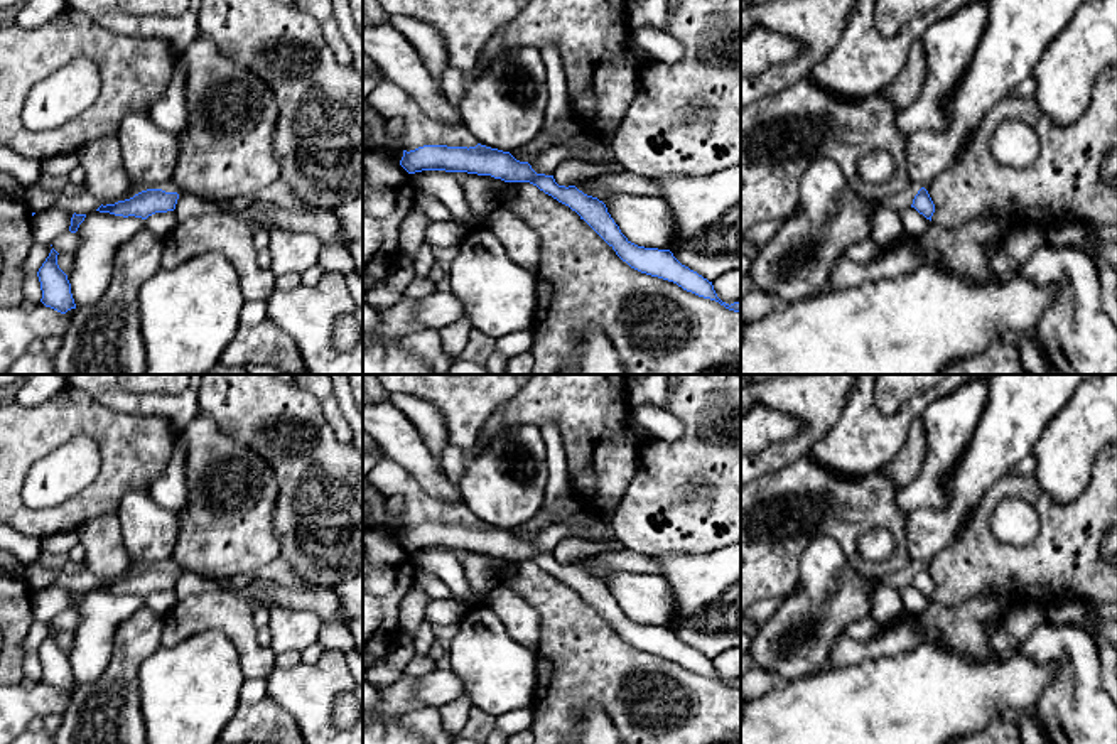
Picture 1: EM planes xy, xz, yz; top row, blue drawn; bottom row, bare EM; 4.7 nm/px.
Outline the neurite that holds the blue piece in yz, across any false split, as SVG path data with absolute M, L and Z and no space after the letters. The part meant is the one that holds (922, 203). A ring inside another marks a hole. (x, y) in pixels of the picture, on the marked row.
M925 187L918 191L918 194L913 199L911 208L915 208L920 214L923 214L926 219L931 221L931 216L935 213L935 204Z

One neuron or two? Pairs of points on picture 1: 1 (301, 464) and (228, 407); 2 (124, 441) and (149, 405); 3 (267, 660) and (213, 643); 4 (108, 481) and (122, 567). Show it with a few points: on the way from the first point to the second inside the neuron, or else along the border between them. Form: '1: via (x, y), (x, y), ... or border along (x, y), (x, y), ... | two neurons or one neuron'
1: via (282, 452), (247, 422) | one neuron
2: border along (103, 405), (122, 412), (151, 414), (171, 427) | two neurons
3: border along (199, 631), (220, 630), (247, 679) | two neurons
4: border along (115, 512), (93, 517), (78, 530) | two neurons

